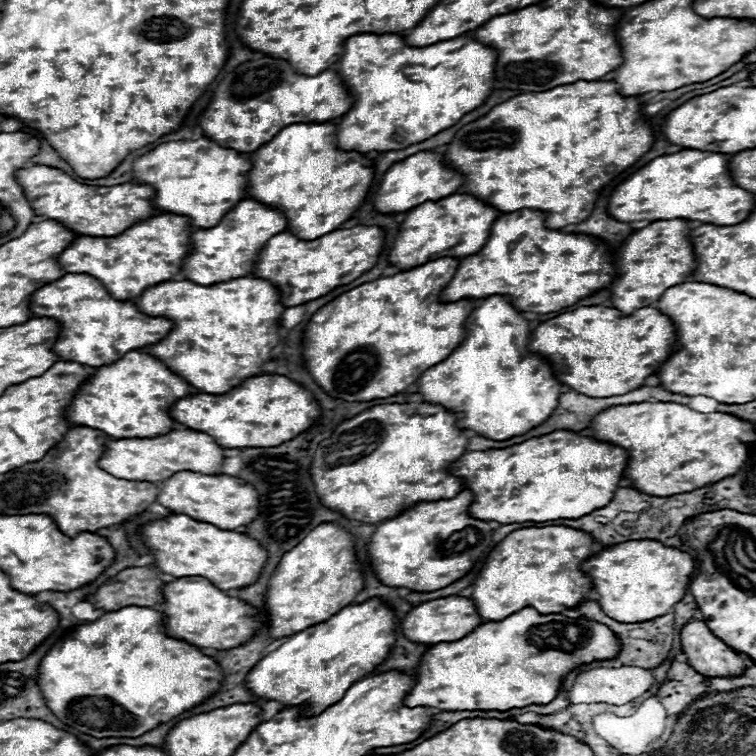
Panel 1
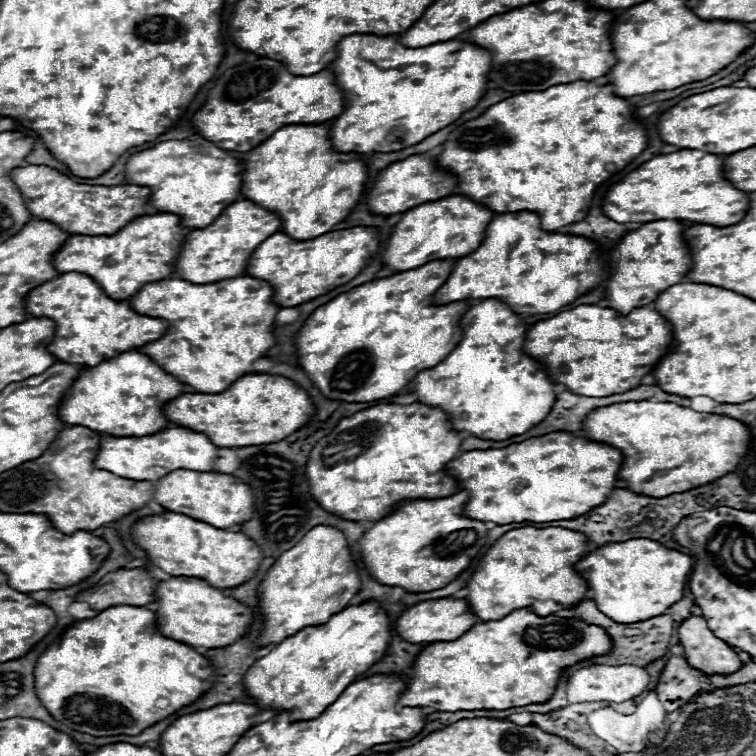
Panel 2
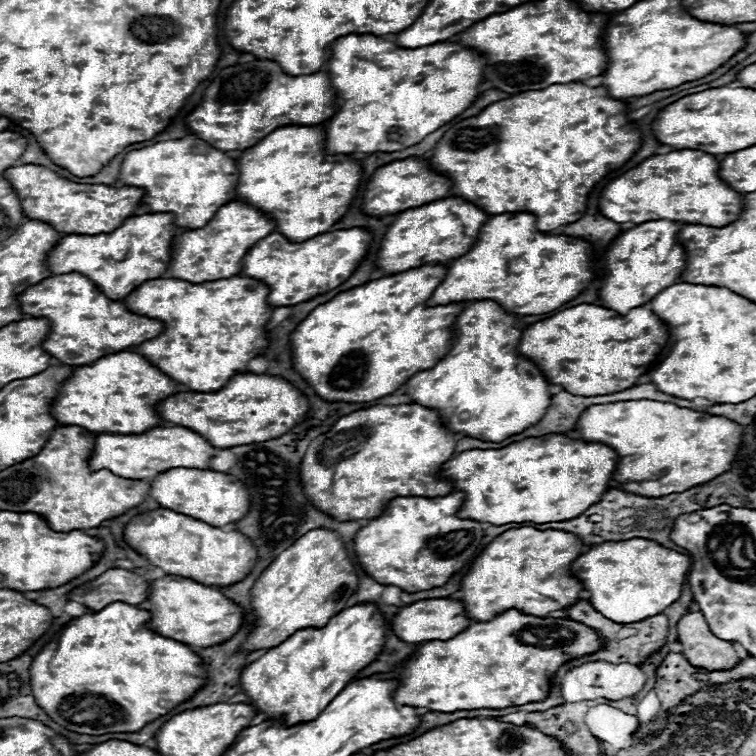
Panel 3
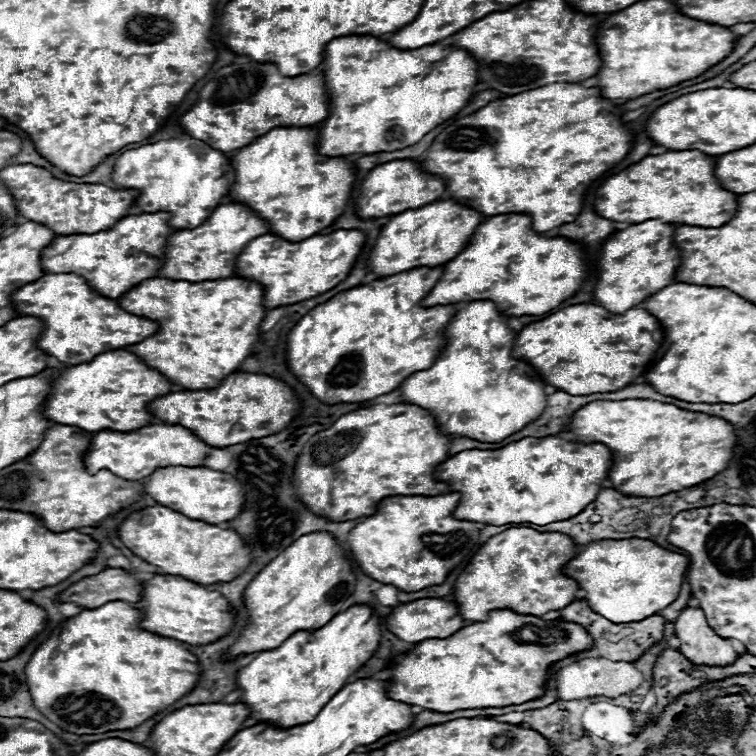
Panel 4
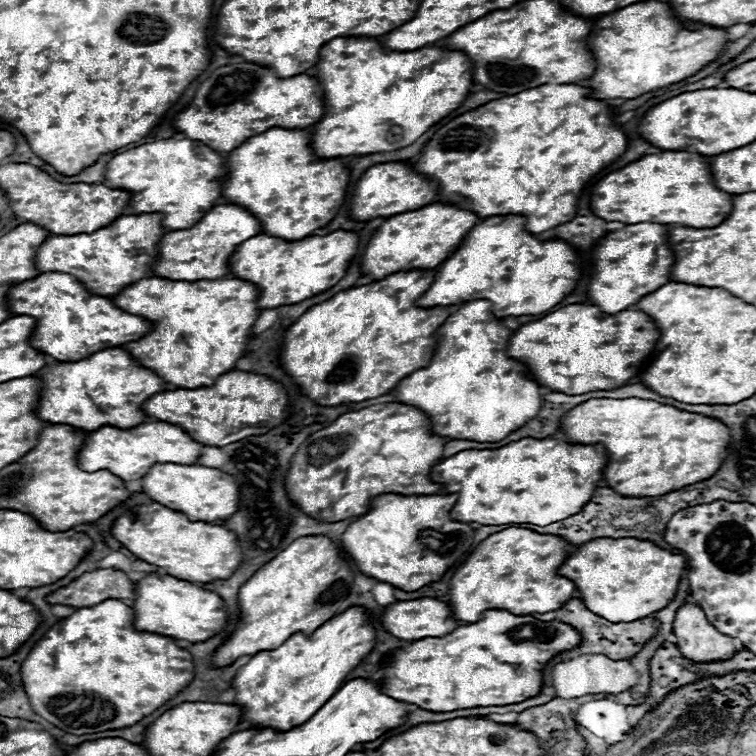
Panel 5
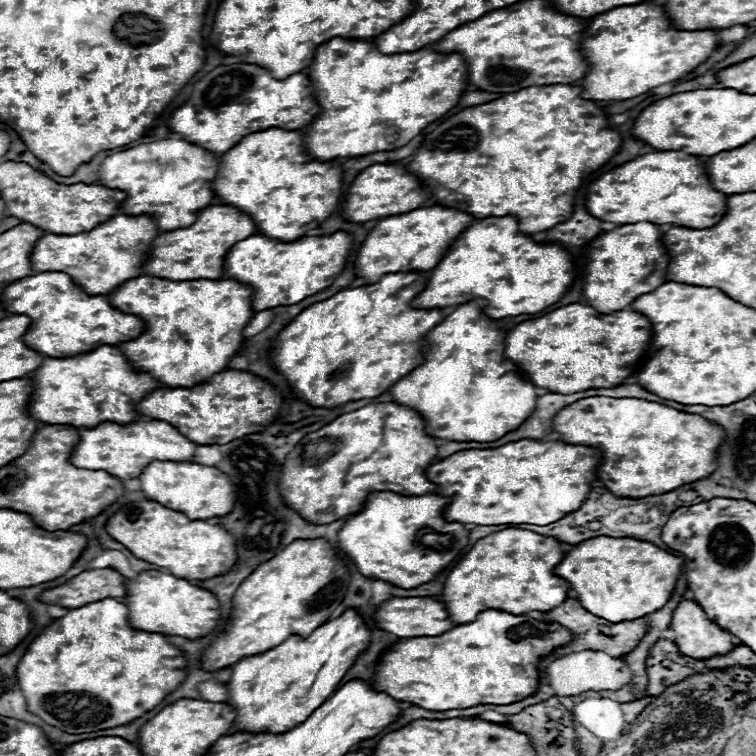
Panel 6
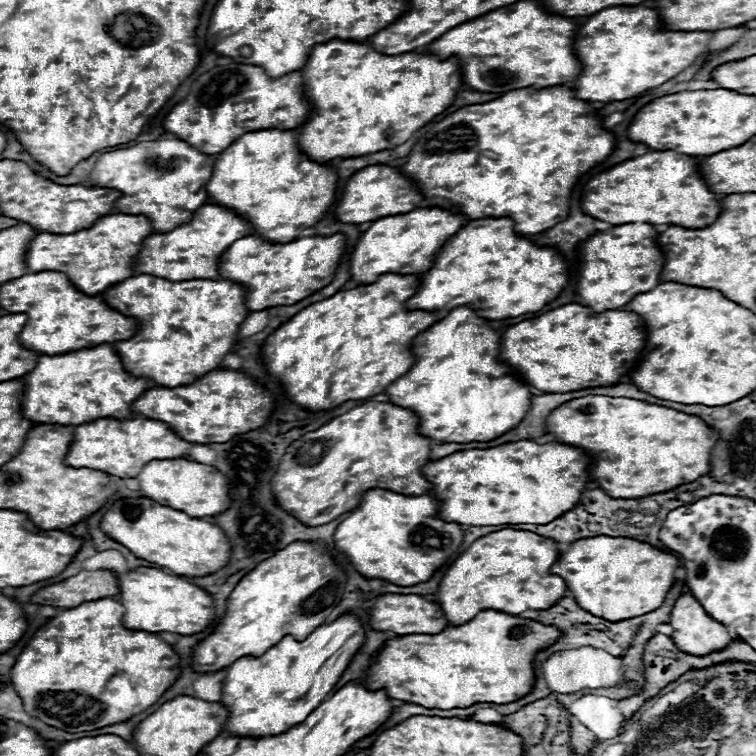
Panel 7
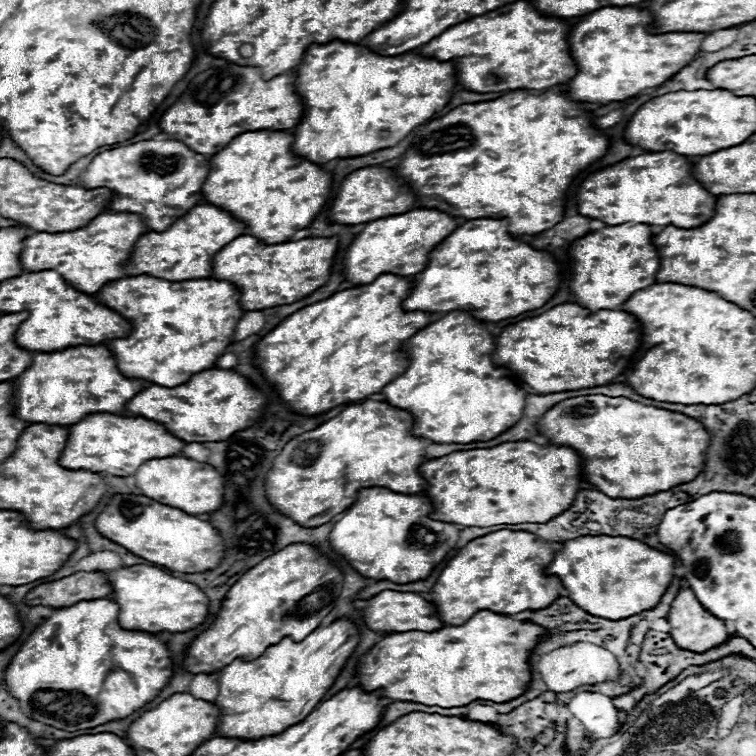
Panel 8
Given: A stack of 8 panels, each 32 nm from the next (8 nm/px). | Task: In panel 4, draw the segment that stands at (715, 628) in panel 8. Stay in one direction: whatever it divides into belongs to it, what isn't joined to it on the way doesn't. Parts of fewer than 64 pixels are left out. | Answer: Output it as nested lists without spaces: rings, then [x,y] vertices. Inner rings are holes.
[[[686,608],[678,616],[674,628],[680,640],[680,652],[696,666],[728,666],[746,652],[736,640],[716,636],[700,608]]]

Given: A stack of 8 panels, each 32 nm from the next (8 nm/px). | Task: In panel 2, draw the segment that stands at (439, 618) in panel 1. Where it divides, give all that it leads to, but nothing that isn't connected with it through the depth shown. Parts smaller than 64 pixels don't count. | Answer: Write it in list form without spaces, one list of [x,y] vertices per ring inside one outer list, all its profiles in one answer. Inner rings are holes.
[[[438,598],[438,600],[426,600],[420,604],[410,606],[398,620],[396,620],[396,632],[414,644],[430,644],[430,642],[448,642],[454,638],[460,638],[470,630],[470,626],[478,624],[478,616],[472,614],[470,604],[464,598]]]

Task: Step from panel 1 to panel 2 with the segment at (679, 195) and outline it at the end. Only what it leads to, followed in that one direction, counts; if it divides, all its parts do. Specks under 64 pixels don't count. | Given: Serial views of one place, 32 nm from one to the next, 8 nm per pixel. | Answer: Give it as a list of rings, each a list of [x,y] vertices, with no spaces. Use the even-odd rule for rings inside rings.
[[[678,150],[644,162],[620,182],[612,184],[604,200],[604,214],[622,224],[686,220],[712,226],[730,226],[740,222],[748,208],[750,194],[736,190],[724,176],[724,156],[702,150]]]

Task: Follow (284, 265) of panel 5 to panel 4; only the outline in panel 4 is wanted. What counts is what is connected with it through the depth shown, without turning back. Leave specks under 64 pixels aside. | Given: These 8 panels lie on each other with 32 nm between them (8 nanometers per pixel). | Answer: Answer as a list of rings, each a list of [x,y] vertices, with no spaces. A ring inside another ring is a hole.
[[[336,230],[324,236],[312,236],[302,242],[288,242],[278,234],[266,234],[252,240],[238,258],[236,276],[260,282],[266,288],[264,306],[290,306],[332,290],[346,280],[352,266],[366,248],[366,234],[360,230]]]

